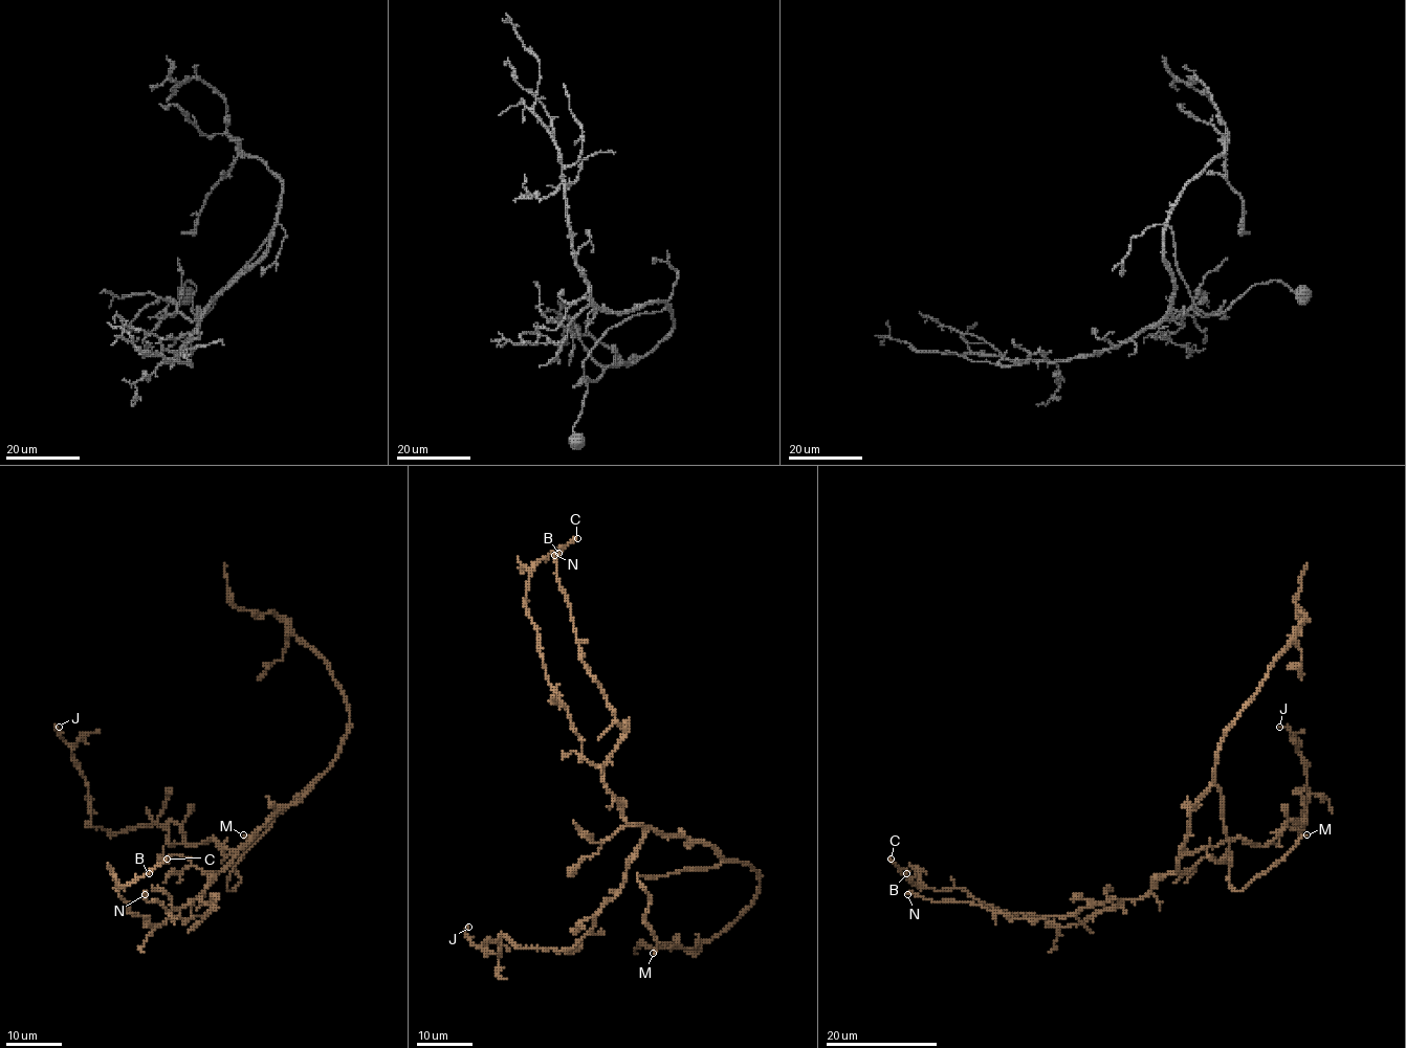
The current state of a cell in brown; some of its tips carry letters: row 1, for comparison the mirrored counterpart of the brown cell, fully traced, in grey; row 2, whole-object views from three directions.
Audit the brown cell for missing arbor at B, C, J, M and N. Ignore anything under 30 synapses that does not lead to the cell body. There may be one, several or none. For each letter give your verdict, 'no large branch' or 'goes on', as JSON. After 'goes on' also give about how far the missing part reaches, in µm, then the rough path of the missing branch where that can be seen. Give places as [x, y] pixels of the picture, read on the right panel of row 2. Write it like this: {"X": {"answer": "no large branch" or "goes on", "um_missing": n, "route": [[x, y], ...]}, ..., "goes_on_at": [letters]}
{"B": {"answer": "no large branch"}, "C": {"answer": "no large branch"}, "J": {"answer": "no large branch"}, "M": {"answer": "goes on", "um_missing": 3}, "N": {"answer": "no large branch"}, "goes_on_at": ["M"]}

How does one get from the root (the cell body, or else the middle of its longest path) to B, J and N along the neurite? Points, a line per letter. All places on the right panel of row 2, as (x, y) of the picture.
B: (1187, 842), (1176, 872), (1142, 897), (1078, 924), (1000, 911), (962, 889), (921, 889), (906, 873)
J: (1187, 842), (1189, 852), (1266, 846), (1290, 821), (1300, 833), (1287, 824), (1308, 801), (1306, 762), (1279, 727)
N: (1187, 842), (1177, 871), (1142, 897), (1111, 898), (1066, 916), (1015, 919), (968, 902), (907, 894)

